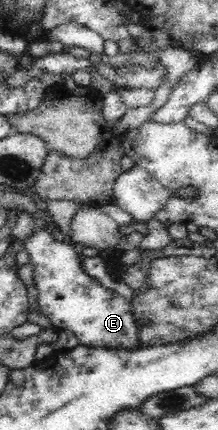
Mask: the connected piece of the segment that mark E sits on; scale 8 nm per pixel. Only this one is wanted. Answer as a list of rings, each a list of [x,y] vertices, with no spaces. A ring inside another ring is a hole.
[[[36,227],[34,235],[23,244],[23,248],[30,255],[29,266],[33,268],[32,279],[34,288],[38,290],[36,301],[41,314],[47,316],[56,331],[70,331],[78,343],[83,346],[95,348],[129,349],[138,348],[138,335],[141,331],[141,323],[137,323],[132,302],[124,299],[123,295],[107,289],[100,281],[85,271],[83,259],[79,248],[68,240],[57,242],[50,236],[47,230]]]

